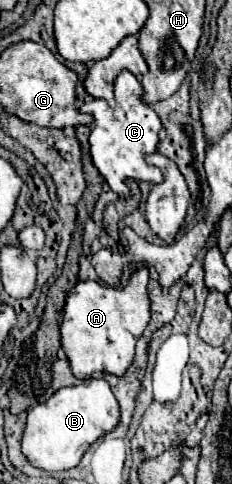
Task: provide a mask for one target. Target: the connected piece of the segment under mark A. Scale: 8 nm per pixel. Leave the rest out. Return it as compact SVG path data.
M136 269L124 285L110 287L96 281L78 281L62 309L62 349L66 351L70 371L78 379L90 379L94 371L124 375L134 357L134 345L148 325L150 299L146 293L148 269Z

